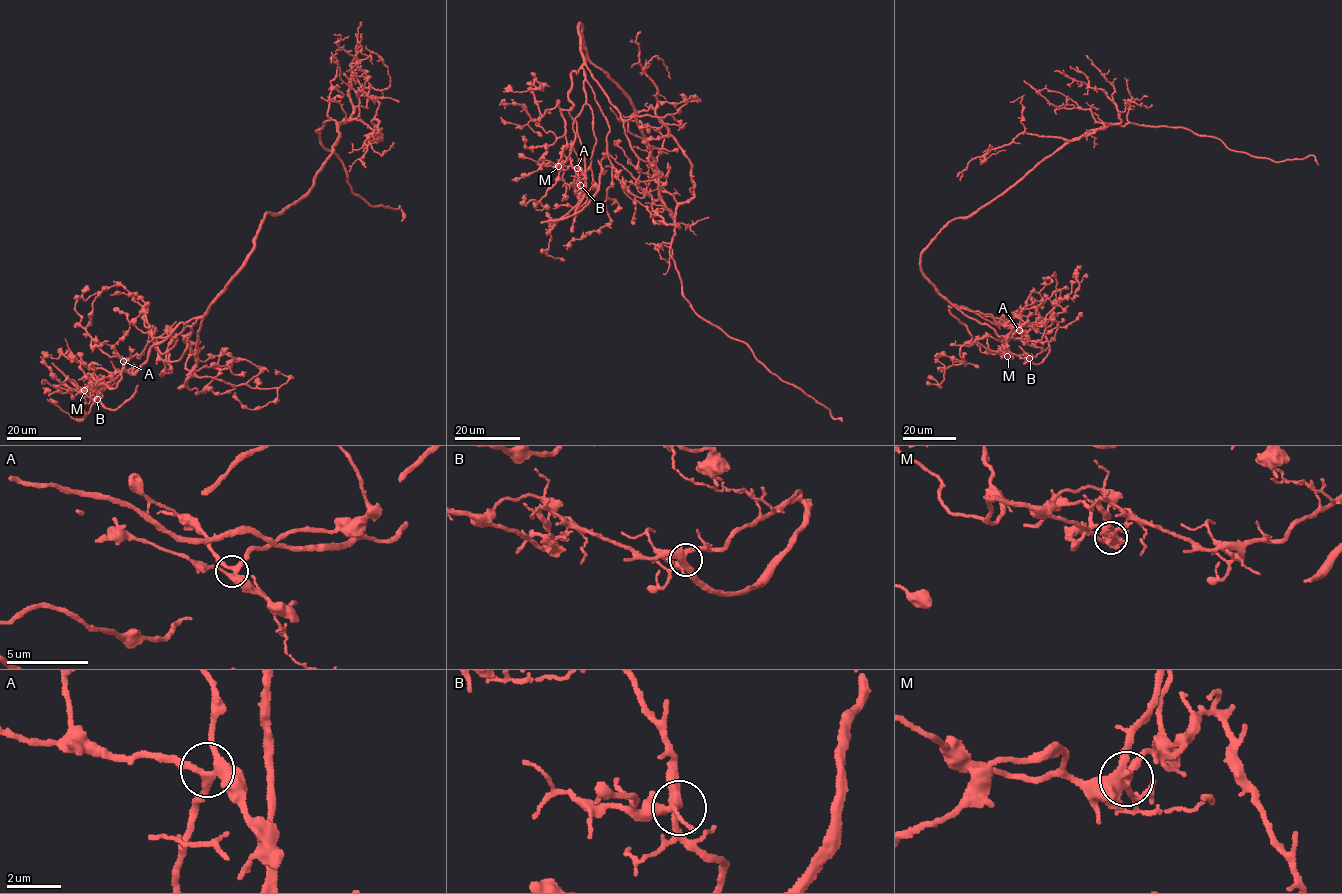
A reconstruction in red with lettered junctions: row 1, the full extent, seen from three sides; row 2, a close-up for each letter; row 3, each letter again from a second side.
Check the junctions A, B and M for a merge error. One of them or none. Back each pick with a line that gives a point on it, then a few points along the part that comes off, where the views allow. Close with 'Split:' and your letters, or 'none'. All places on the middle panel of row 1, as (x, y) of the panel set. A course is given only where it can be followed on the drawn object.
M: place (558, 166); course (558, 166), (567, 158), (570, 160), (580, 187), (585, 191), (576, 212), (598, 189), (602, 172), (598, 159)
Split: M

